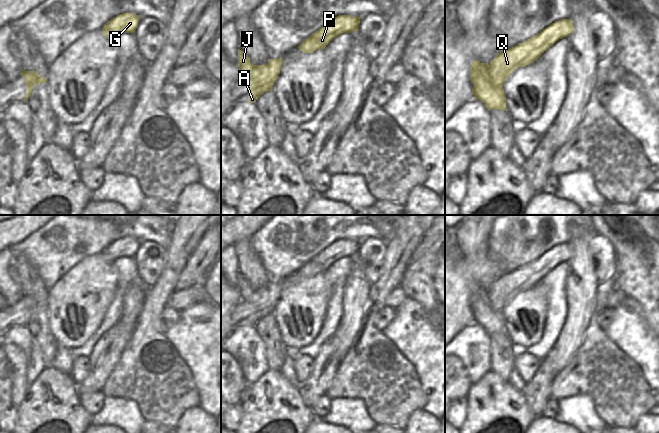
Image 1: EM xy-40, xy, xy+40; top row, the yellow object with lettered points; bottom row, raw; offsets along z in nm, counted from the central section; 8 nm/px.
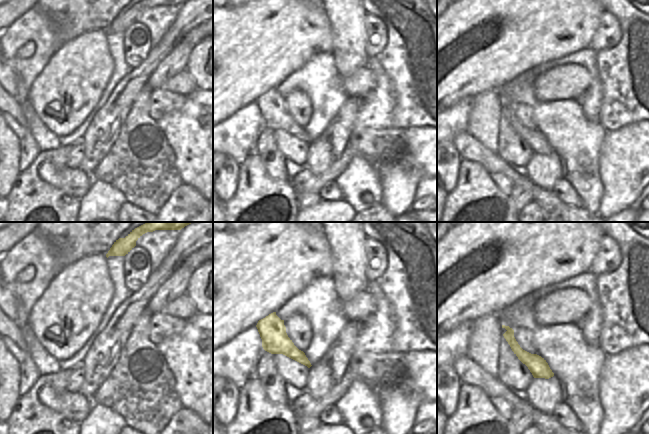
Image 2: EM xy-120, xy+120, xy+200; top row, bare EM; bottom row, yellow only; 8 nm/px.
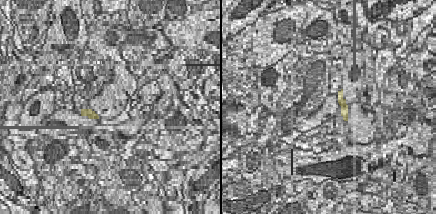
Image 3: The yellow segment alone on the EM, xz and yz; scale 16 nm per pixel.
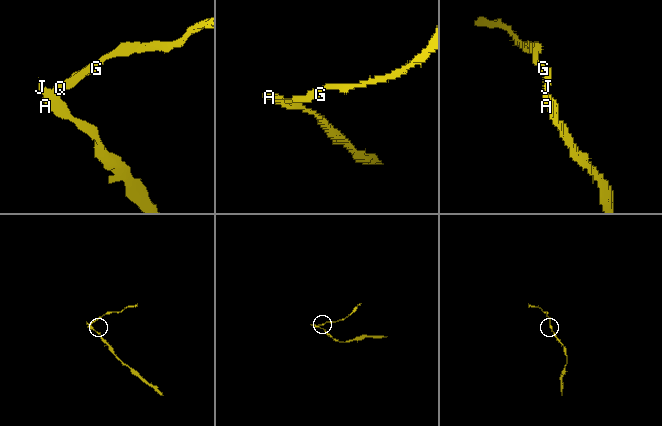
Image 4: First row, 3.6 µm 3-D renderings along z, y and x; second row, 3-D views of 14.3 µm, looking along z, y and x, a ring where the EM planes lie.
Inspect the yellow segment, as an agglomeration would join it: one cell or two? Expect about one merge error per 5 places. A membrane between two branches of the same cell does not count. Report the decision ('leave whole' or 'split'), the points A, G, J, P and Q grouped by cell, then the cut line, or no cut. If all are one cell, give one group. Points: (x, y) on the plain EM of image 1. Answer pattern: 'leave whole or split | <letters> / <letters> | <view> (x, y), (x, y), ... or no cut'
split | A J / G P Q | xy+40 (489, 289), (492, 295), (492, 303), (501, 309)

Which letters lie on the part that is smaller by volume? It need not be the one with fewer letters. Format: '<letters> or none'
G, P, Q

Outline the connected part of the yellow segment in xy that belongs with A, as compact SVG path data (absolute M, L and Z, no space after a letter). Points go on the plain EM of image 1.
M238 274L240 301L247 301L250 308L248 327L254 327L263 317L272 315L272 296L266 289L253 289L242 274Z

